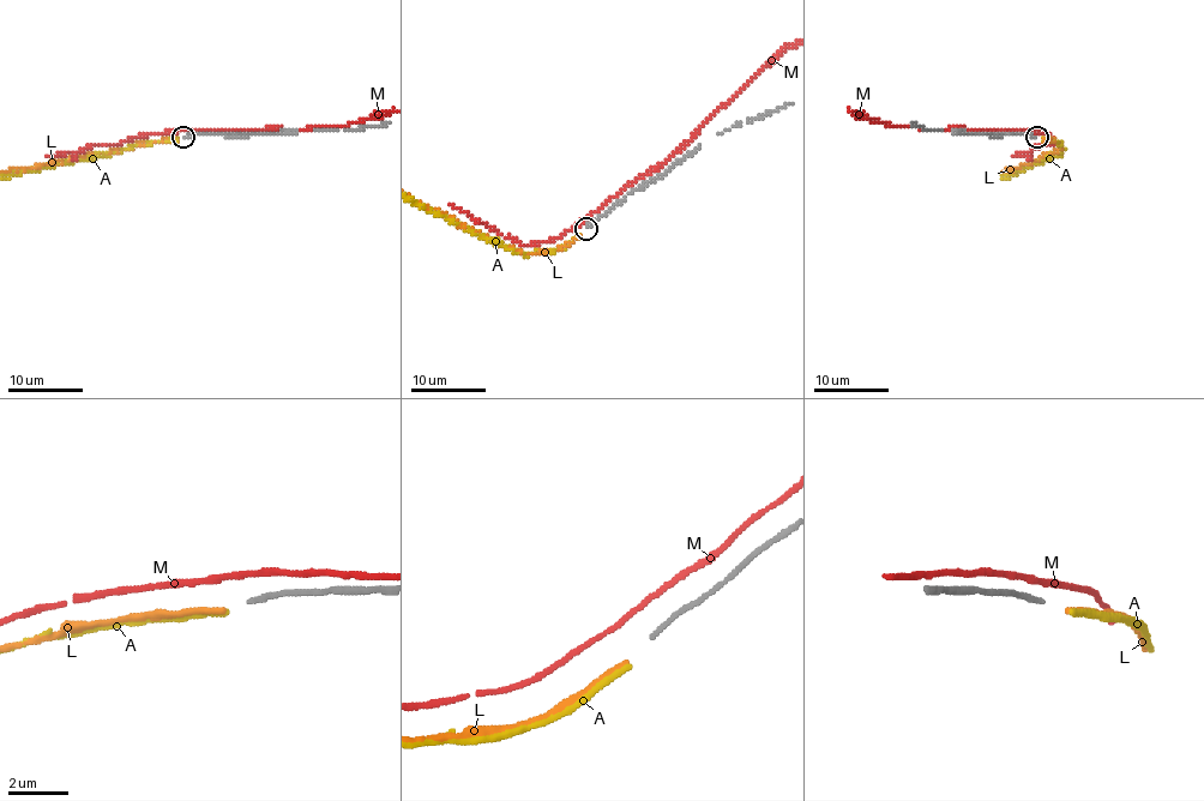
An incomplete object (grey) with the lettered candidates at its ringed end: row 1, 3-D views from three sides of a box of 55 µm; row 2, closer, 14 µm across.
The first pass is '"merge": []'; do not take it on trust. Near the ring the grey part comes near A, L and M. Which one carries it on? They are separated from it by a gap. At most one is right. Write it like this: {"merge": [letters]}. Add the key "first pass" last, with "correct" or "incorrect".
{"merge": [], "first pass": "correct"}

